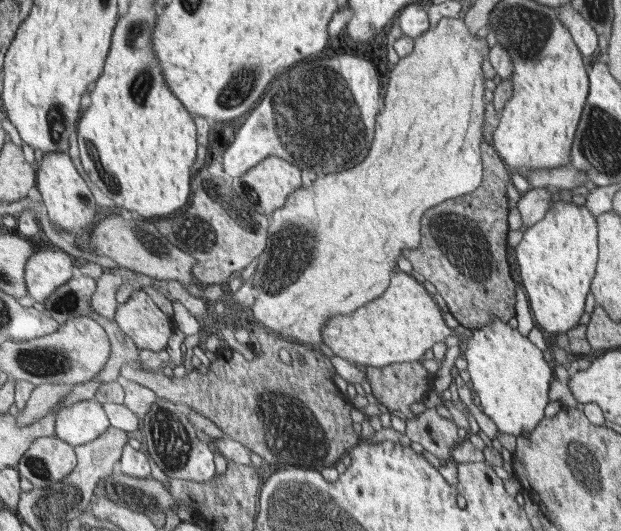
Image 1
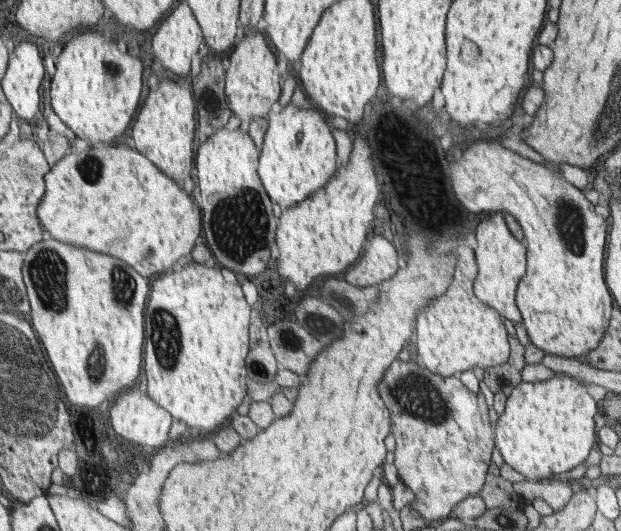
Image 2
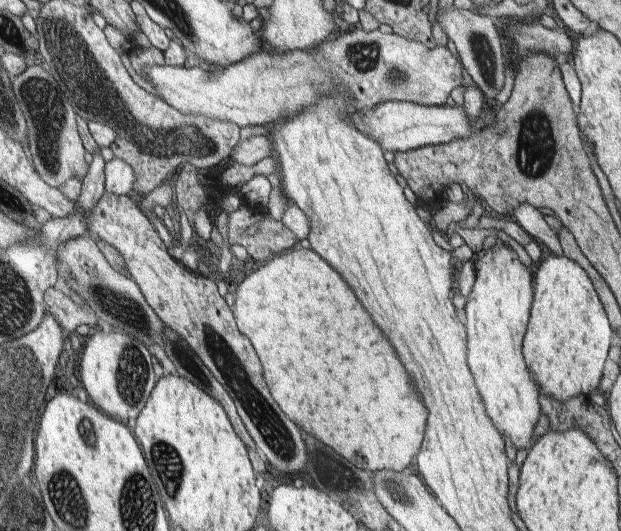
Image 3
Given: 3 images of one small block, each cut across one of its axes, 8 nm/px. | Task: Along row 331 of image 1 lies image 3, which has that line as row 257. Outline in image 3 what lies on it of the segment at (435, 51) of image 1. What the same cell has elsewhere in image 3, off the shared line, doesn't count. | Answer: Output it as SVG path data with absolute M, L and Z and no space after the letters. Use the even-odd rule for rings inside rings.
M296 245L292 250L287 250L278 256L274 256L272 260L267 260L265 263L257 265L238 284L236 294L233 313L237 321L238 330L250 340L256 349L258 358L261 360L262 376L265 377L266 384L269 385L274 400L285 411L286 416L289 416L294 421L294 424L297 424L301 432L310 434L317 441L324 442L324 446L332 448L340 456L343 456L346 463L351 462L358 468L366 471L372 470L372 472L376 472L376 470L386 469L402 473L404 466L408 466L406 462L410 462L418 454L418 451L421 450L421 444L425 438L429 412L426 410L426 405L422 402L418 390L414 388L408 372L404 370L404 364L398 360L396 350L392 348L392 344L388 342L388 338L382 334L382 330L374 326L370 314L360 304L360 300L356 298L356 294L350 290L350 284L346 284L346 281L342 280L342 276L338 274L337 269L316 251L304 249ZM326 398L328 398L328 410L330 410L330 416L328 416L328 422L330 422L328 428L330 430L328 432L332 436L326 434Z

